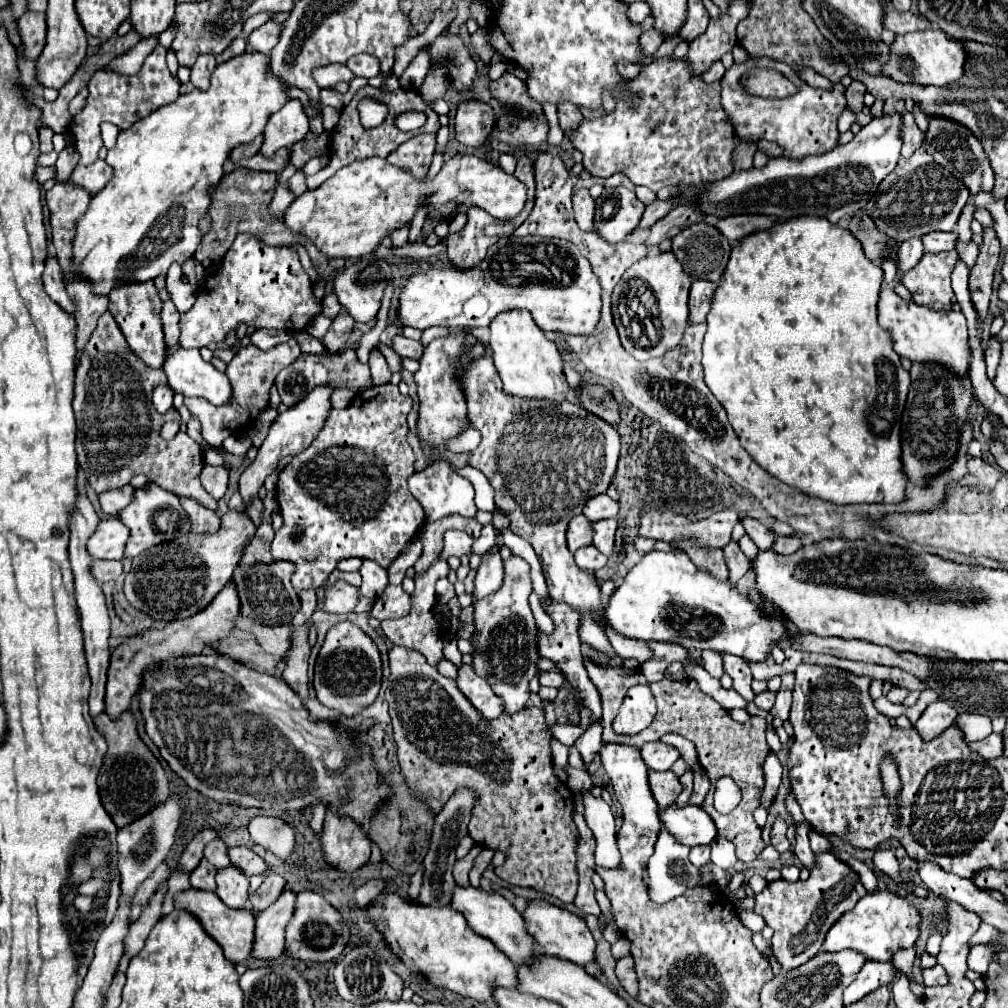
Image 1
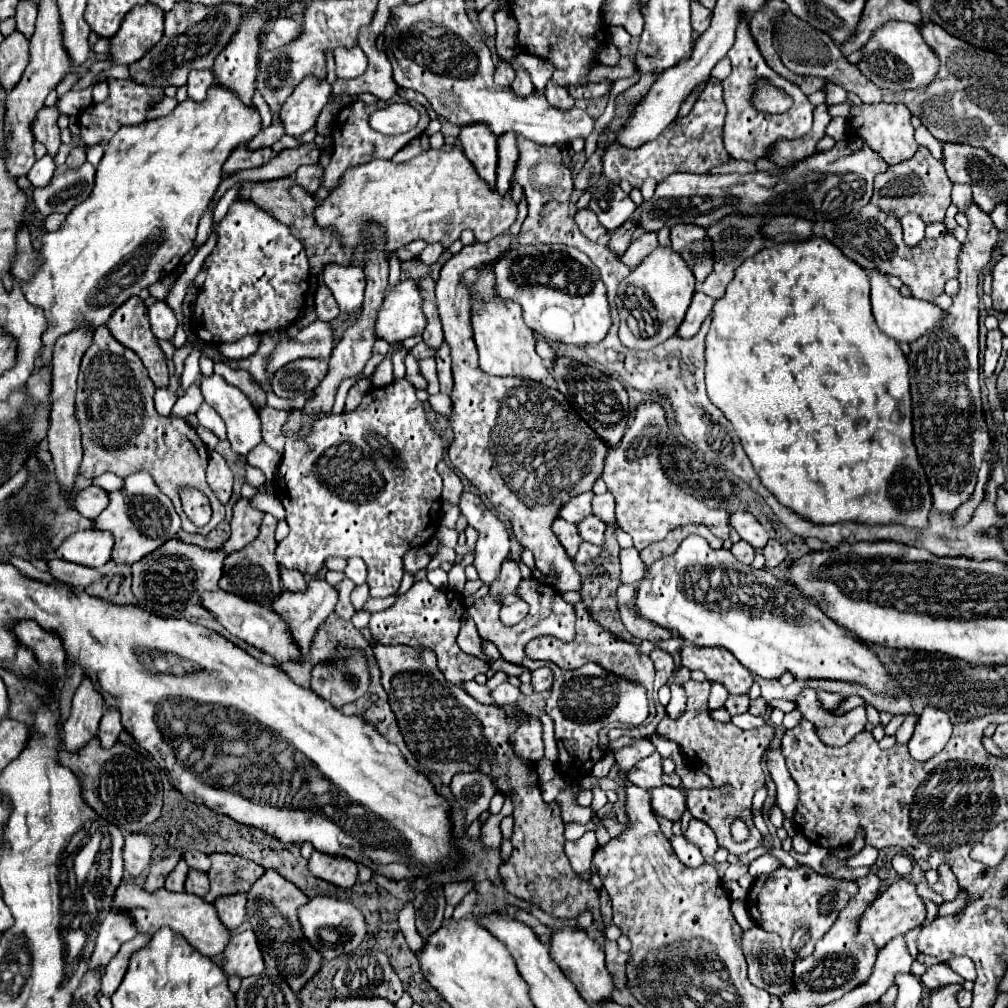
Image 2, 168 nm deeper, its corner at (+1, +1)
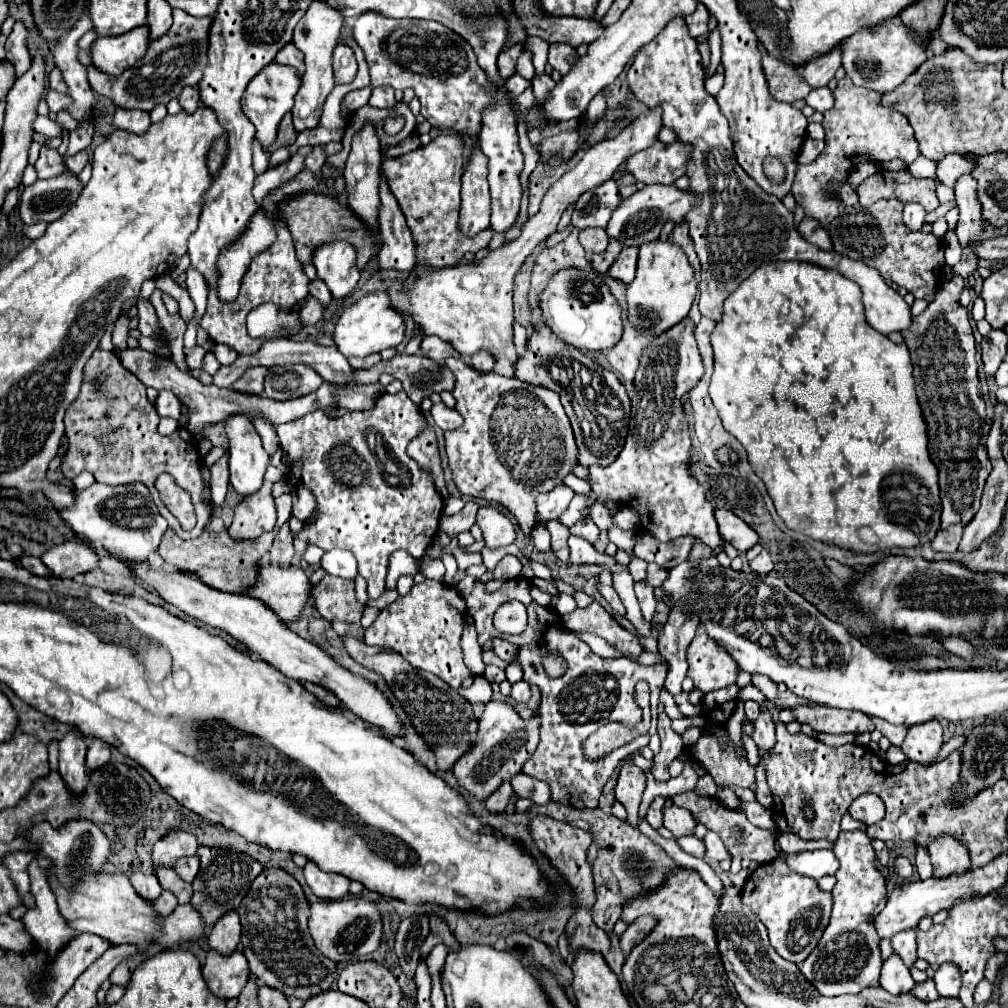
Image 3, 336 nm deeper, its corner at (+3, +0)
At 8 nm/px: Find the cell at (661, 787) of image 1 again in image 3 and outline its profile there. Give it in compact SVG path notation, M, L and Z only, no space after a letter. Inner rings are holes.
M679 805L663 807L663 821L665 821L665 827L673 833L673 837L691 835L693 827L697 825L693 821L693 815L685 807L679 807Z

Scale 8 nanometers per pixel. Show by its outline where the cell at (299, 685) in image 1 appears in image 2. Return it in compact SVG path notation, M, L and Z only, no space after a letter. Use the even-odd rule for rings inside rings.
M309 580L303 592L281 590L281 594L273 600L271 608L285 616L287 624L291 624L291 634L299 640L299 648L303 648L303 658L309 654L309 646L319 624L327 620L327 616L335 610L337 592L325 580Z

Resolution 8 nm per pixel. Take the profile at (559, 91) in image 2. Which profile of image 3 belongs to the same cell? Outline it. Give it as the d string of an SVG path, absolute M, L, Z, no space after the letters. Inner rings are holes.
M537 75L533 77L533 91L539 103L545 103L549 99L549 93L555 89L555 81L549 75Z

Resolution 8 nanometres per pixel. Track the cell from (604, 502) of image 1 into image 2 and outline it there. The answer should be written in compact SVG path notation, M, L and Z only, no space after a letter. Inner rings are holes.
M583 492L579 496L573 496L567 504L561 506L557 516L567 522L577 524L579 520L583 520L585 516L591 514L591 498L593 498L593 492Z

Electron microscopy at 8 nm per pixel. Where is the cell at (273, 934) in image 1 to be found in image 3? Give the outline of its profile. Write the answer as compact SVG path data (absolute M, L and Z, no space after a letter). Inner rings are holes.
M215 949L207 953L207 961L203 965L203 977L209 989L223 999L237 997L241 989L247 985L251 975L249 963L245 961L243 951L233 951L229 957L221 957Z

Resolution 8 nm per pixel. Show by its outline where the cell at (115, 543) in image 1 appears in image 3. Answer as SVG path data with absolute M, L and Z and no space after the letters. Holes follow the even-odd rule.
M65 541L43 553L41 561L51 569L55 577L75 577L79 573L95 569L99 563L99 555L87 543Z

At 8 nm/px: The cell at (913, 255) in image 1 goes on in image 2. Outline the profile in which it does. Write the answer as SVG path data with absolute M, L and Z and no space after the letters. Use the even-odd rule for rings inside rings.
M909 212L905 216L901 216L901 226L903 226L903 240L905 244L919 244L919 240L925 238L925 224L921 220L919 214Z

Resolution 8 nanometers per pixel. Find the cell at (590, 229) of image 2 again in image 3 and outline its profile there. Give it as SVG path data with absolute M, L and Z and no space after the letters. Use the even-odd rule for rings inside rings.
M583 229L579 231L579 241L585 247L587 255L593 255L607 249L609 237L605 237L605 229Z

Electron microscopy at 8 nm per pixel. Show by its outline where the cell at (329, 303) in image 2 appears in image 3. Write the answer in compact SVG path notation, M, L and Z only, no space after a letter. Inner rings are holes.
M315 279L315 281L309 283L309 293L311 293L323 307L327 307L327 305L333 301L333 295L327 291L327 285L321 283L319 279Z

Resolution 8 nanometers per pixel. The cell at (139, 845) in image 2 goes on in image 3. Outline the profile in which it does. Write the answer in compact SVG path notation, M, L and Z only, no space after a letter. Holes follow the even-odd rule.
M135 871L131 875L131 885L135 887L135 891L141 897L145 897L149 901L155 901L161 895L161 891L163 891L161 885L159 885L159 881L157 881L157 877L149 877L149 875L141 873L141 871Z

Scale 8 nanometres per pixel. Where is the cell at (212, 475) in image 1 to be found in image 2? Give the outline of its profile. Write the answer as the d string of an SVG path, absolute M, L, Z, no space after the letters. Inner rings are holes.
M215 450L209 454L209 466L207 466L207 484L215 492L221 504L227 504L231 498L231 486L233 486L233 474L221 454Z

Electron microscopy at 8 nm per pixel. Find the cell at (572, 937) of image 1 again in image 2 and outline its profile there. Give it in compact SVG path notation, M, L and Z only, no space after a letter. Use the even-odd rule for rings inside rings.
M563 928L563 930L553 934L549 950L551 950L551 958L559 964L563 974L575 984L579 996L585 1002L589 1002L589 1004L603 1004L603 1002L611 1000L613 978L611 978L609 970L607 970L603 948L595 940L591 940L585 932L581 932L577 928Z

